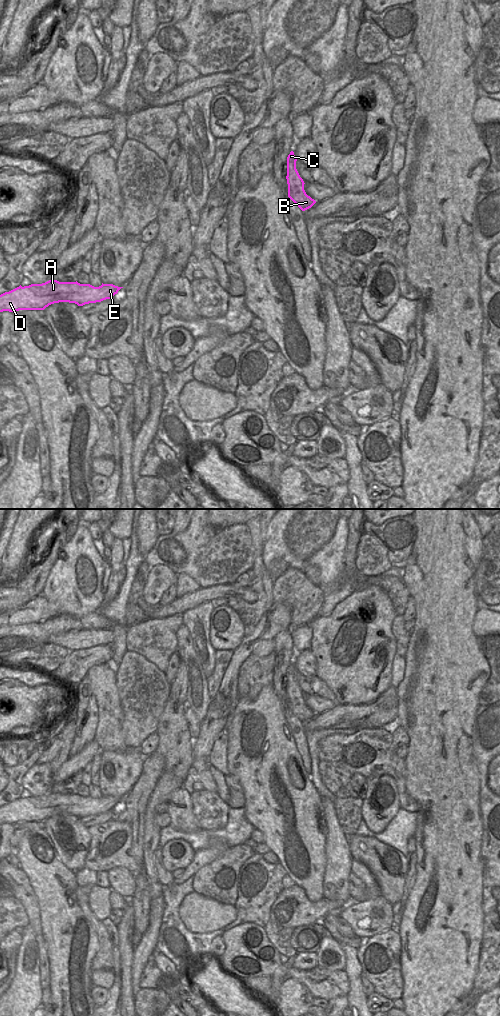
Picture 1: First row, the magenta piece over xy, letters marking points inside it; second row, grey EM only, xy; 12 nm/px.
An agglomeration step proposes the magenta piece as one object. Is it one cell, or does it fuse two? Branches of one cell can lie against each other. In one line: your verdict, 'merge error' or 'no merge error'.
no merge error

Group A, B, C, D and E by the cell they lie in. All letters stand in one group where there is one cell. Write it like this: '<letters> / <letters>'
A B C D E

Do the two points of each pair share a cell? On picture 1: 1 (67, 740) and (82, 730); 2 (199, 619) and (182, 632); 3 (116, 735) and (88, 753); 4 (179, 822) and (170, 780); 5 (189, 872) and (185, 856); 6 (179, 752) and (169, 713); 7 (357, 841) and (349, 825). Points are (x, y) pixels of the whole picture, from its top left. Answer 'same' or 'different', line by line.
1: different
2: different
3: different
4: different
5: different
6: same
7: different

